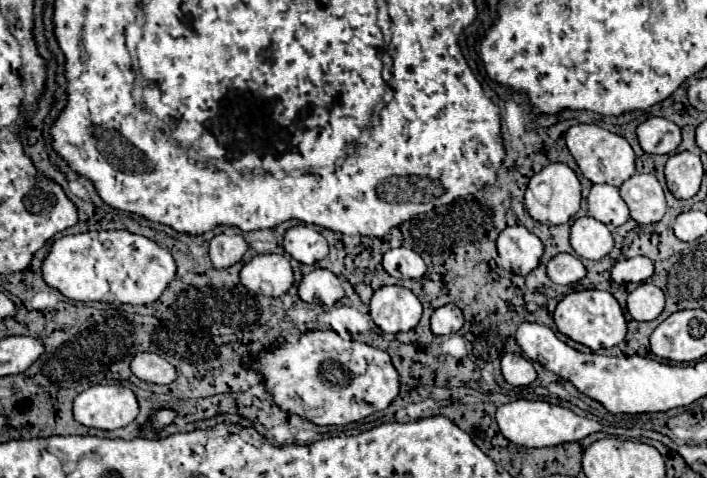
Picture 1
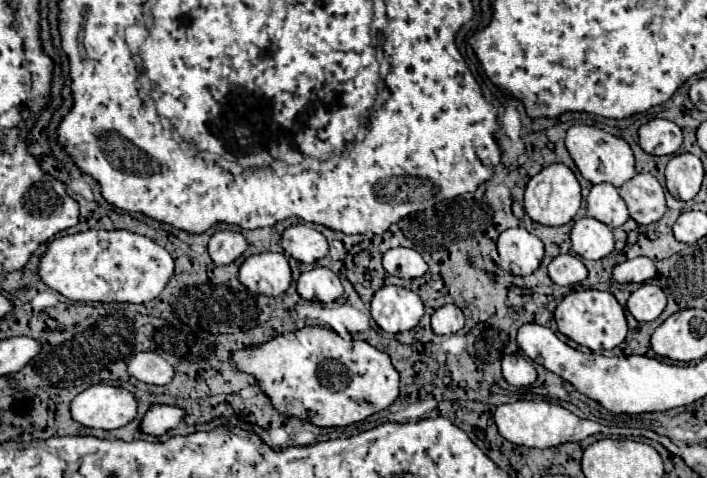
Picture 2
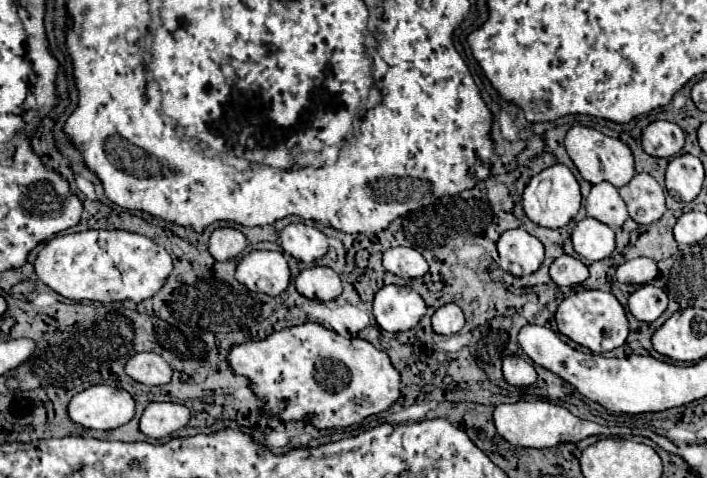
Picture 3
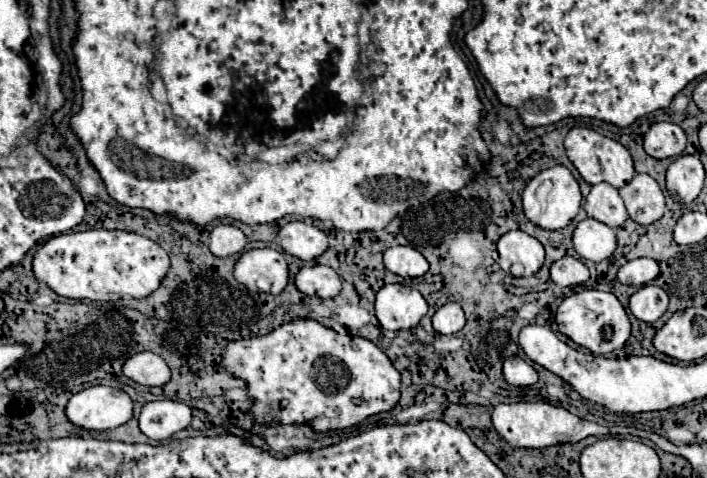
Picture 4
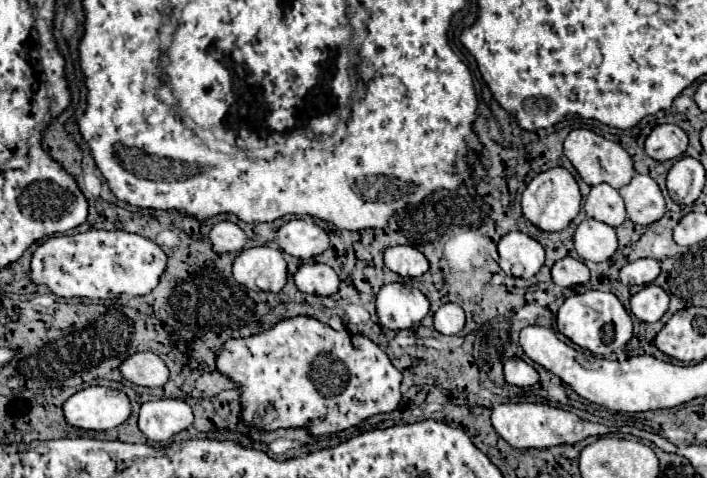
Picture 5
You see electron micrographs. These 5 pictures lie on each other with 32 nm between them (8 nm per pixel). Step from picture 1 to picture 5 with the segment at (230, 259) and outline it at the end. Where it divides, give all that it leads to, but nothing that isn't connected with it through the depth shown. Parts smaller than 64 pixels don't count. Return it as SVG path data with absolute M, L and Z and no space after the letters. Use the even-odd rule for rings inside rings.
M222 220L210 230L210 242L216 248L216 252L240 252L246 240L248 238L244 230L230 220Z

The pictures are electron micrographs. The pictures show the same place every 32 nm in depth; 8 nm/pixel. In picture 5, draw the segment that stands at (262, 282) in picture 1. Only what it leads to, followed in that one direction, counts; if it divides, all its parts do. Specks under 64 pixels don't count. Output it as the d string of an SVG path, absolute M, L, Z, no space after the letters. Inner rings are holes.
M270 246L242 250L232 264L232 272L236 282L250 290L278 292L286 282L286 262L282 252Z

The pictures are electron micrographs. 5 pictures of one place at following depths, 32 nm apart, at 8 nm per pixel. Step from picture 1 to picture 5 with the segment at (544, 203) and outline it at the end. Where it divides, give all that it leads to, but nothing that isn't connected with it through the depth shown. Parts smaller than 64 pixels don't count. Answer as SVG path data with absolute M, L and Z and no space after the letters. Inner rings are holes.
M552 168L538 174L522 192L522 212L542 232L562 232L580 212L580 190L566 168Z

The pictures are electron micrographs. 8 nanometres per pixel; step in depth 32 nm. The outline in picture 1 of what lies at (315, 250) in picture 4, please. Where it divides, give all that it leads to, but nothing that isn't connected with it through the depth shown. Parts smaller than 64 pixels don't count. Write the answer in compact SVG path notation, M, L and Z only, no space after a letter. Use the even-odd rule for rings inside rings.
M298 224L290 230L286 230L282 246L284 246L286 254L290 254L294 260L298 260L302 264L316 264L318 260L328 256L326 238L318 230L306 226L306 224Z

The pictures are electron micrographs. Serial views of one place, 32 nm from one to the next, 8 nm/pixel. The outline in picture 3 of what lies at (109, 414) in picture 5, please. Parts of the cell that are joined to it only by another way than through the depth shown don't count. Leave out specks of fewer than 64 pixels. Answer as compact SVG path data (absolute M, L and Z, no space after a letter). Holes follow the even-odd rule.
M98 384L82 390L70 400L68 416L84 428L112 430L132 420L134 400L122 388Z

